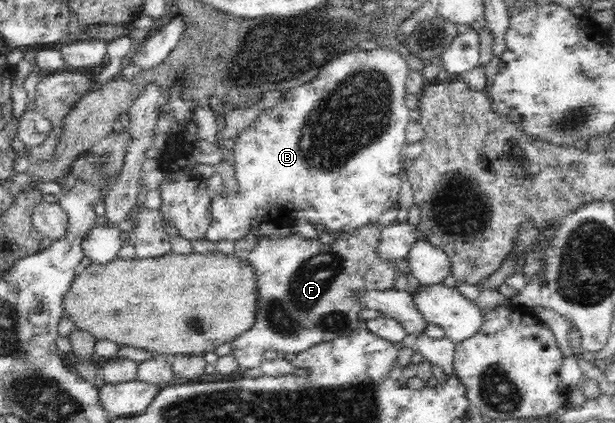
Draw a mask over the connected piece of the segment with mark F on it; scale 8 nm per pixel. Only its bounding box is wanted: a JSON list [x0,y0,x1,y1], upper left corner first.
[232,223,401,373]

